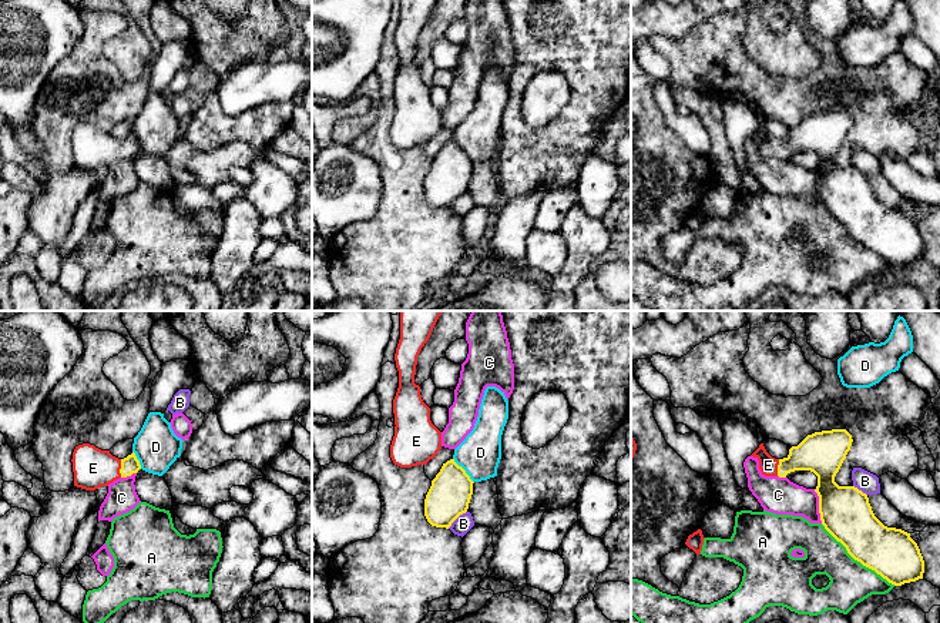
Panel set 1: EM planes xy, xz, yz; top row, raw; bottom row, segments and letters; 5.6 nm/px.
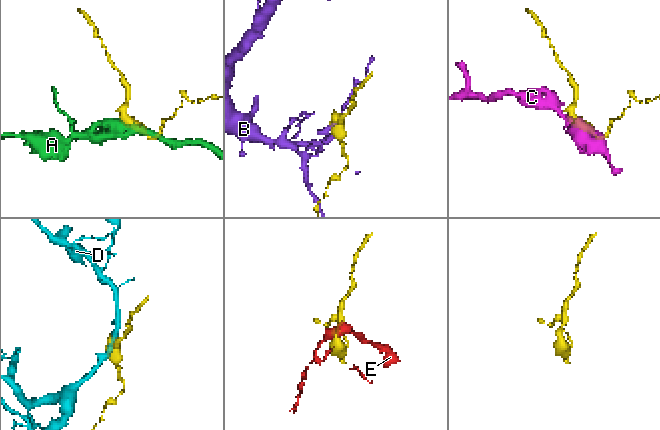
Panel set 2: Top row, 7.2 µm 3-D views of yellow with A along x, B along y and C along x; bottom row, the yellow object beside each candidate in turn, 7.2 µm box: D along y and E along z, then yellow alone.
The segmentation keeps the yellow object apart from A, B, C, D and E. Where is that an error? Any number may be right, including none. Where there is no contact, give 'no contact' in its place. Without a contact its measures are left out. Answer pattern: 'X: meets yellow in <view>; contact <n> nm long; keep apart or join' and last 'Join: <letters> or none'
A: meets yellow in yz; contact 550 nm long; keep apart
B: meets yellow in xz; contact 150 nm long; keep apart
C: meets yellow in yz; contact 200 nm long; keep apart
D: meets yellow in xz; contact 180 nm long; keep apart
E: meets yellow in xy; contact 100 nm long; join
Join: E

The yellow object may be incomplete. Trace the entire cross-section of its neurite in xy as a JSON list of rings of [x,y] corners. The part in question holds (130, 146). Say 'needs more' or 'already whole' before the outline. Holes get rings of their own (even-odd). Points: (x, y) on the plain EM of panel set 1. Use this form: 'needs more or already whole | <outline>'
needs more | [[[90,124],[75,127],[71,143],[74,167],[85,171],[108,167],[114,161],[131,157],[141,150],[134,133],[118,140],[110,131],[101,131]]]

